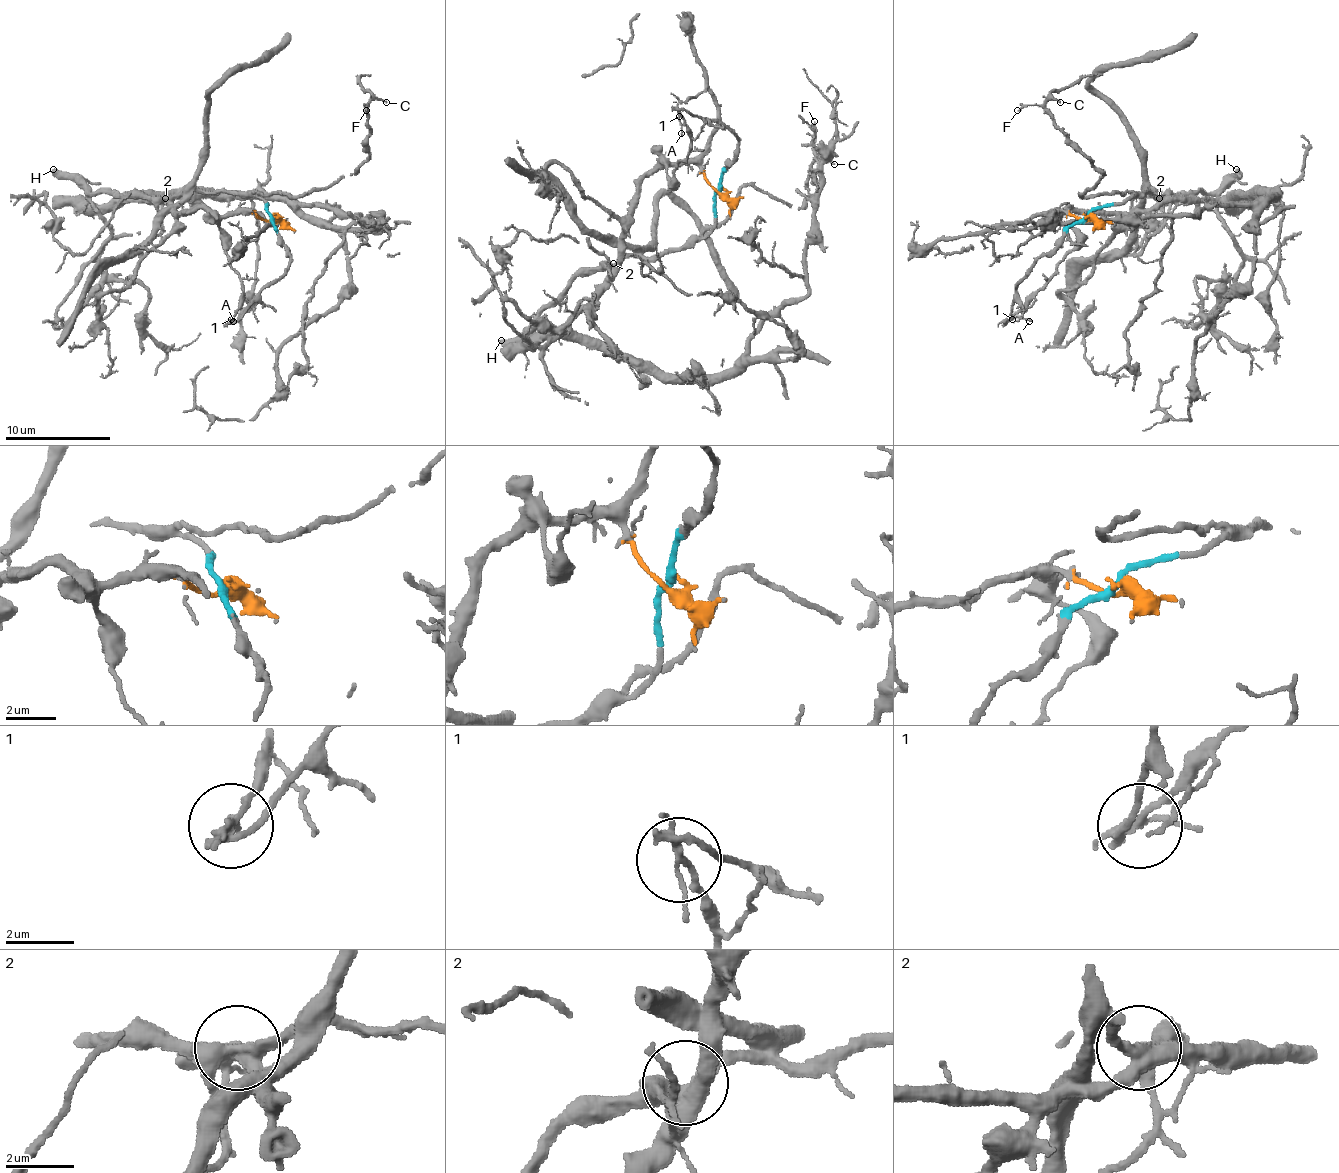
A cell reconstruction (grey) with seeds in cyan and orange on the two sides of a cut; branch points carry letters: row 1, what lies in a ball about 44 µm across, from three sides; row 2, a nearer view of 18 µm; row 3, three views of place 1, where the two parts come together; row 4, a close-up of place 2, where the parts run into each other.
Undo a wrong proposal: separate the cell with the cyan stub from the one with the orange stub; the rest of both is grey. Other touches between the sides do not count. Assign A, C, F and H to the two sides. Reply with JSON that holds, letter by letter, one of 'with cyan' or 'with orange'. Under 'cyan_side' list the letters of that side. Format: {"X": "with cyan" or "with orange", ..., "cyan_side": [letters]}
{"A": "with cyan", "C": "with cyan", "F": "with cyan", "H": "with cyan", "cyan_side": ["A", "C", "F", "H"]}

